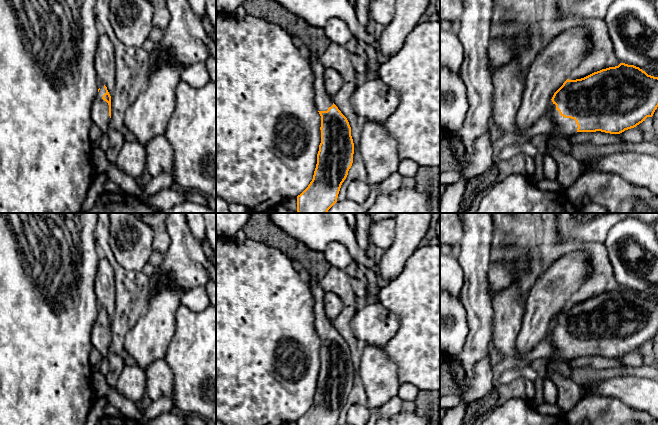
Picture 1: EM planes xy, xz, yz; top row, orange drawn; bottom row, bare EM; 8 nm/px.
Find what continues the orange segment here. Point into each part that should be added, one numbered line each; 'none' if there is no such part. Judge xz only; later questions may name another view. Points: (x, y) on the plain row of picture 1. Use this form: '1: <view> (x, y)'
1: xz (323, 324)

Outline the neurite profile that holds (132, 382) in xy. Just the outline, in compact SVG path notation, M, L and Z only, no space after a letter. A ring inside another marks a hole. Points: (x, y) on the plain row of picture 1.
M137 364L125 366L121 372L115 389L124 397L138 402L146 395L147 377L145 370Z

